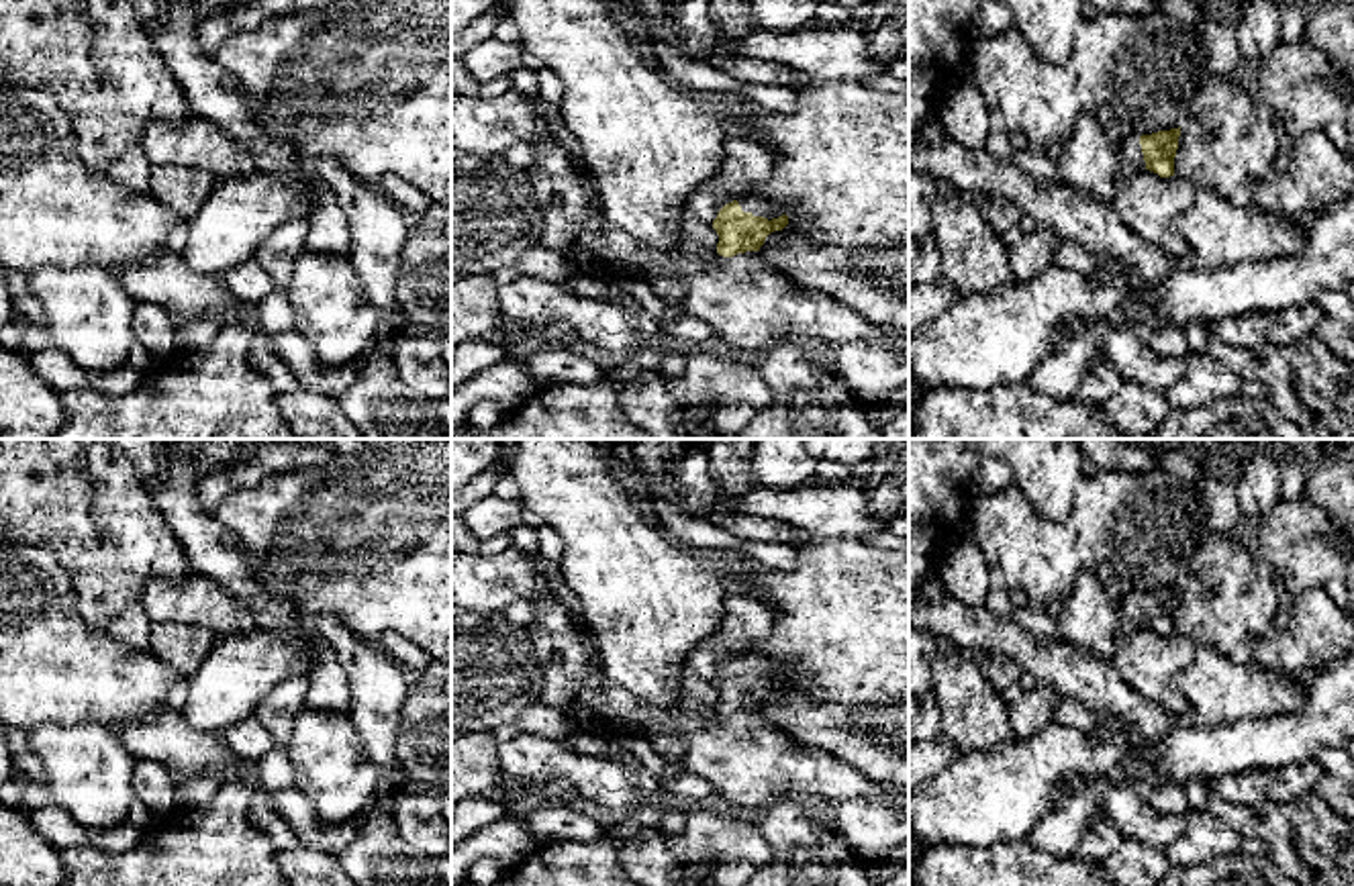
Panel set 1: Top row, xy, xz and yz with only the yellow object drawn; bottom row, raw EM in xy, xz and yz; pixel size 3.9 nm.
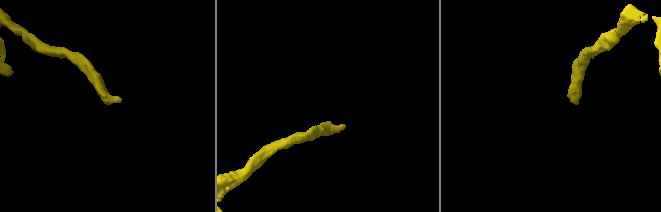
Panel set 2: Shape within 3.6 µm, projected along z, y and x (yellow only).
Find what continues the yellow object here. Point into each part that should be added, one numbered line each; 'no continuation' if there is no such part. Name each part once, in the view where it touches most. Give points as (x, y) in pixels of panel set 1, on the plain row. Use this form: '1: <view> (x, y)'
1: xz (758, 664)

